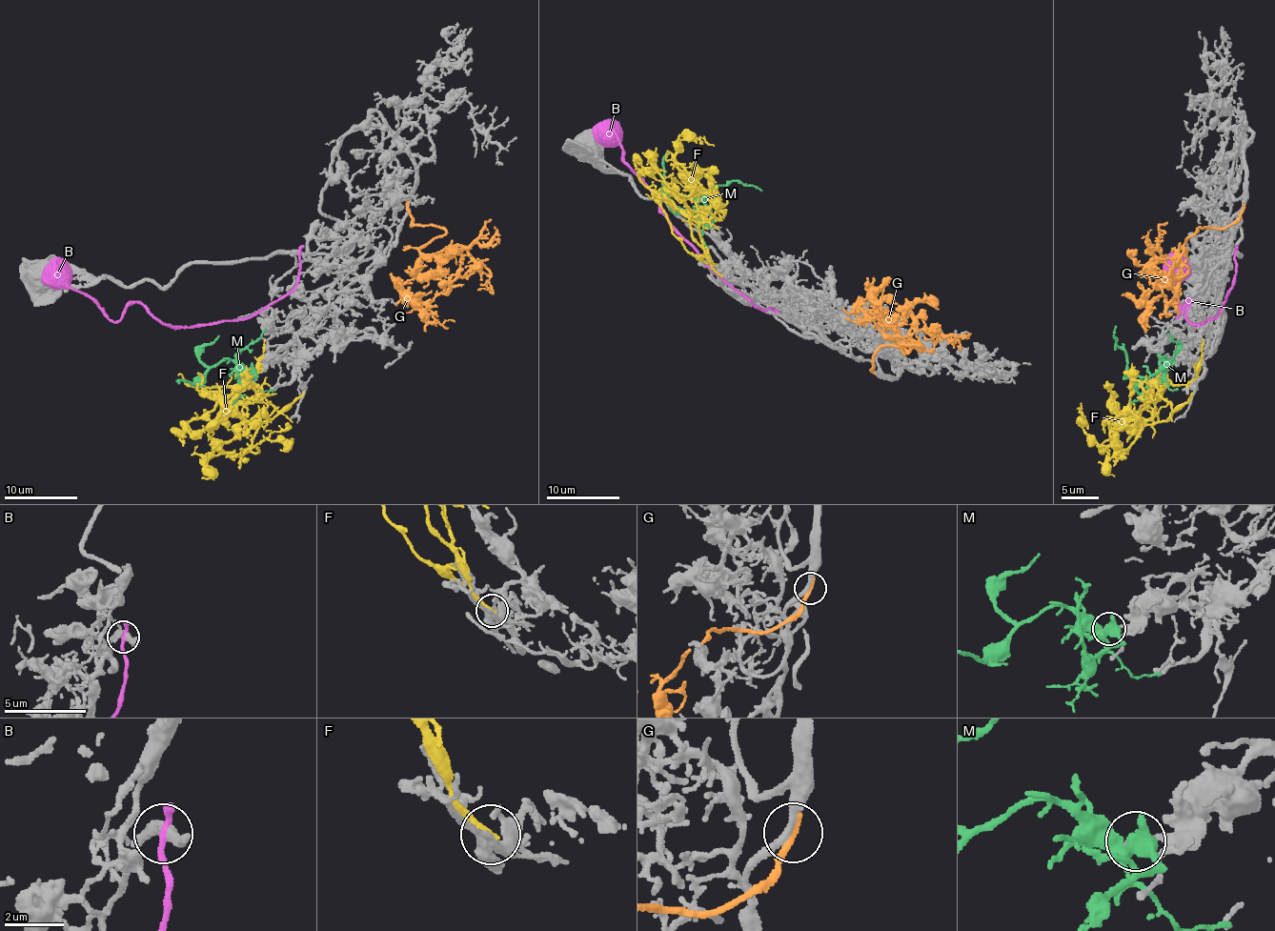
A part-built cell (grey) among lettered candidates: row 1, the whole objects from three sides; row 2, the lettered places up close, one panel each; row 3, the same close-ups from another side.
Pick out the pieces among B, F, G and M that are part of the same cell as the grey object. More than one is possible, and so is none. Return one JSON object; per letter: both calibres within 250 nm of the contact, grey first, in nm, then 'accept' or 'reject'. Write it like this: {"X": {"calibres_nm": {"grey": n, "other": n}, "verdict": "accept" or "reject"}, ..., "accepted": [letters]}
{"B": {"calibres_nm": {"grey": 340, "other": 320}, "verdict": "reject"}, "F": {"calibres_nm": {"grey": 240, "other": 190}, "verdict": "reject"}, "G": {"calibres_nm": {"grey": 240, "other": 280}, "verdict": "accept"}, "M": {"calibres_nm": {"grey": 200, "other": 440}, "verdict": "reject"}, "accepted": ["G"]}

